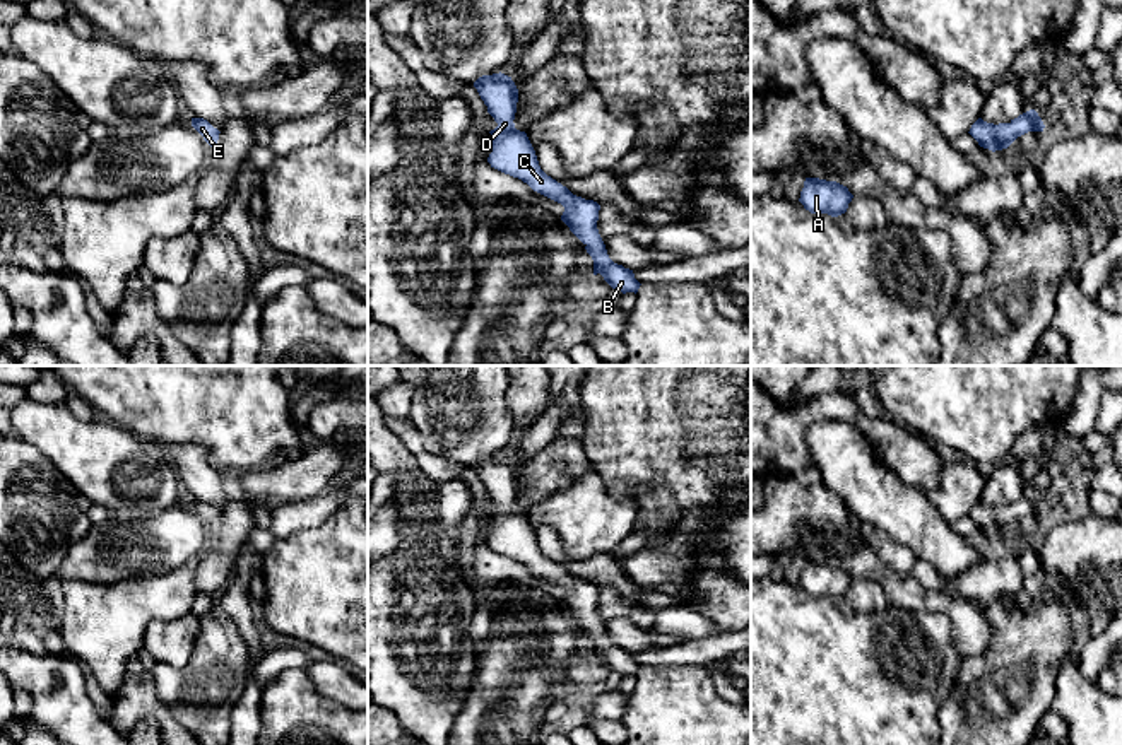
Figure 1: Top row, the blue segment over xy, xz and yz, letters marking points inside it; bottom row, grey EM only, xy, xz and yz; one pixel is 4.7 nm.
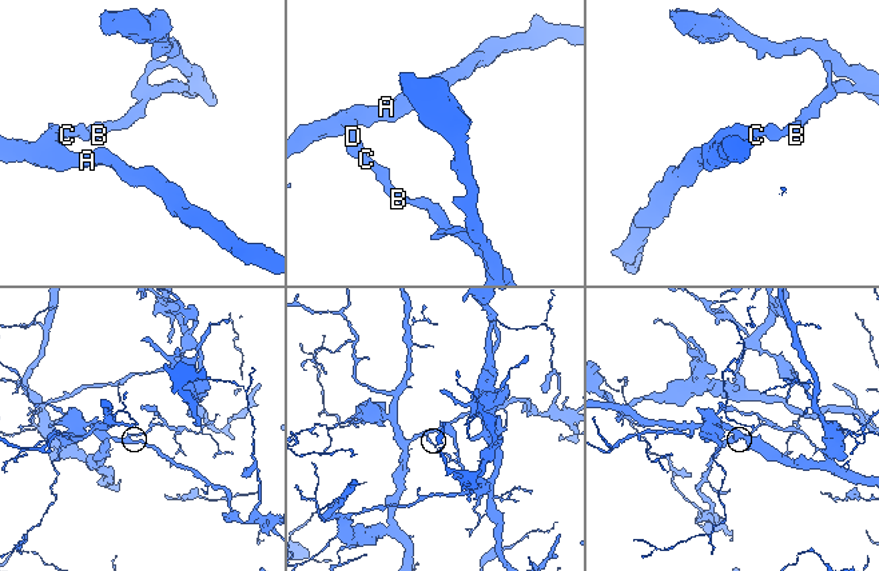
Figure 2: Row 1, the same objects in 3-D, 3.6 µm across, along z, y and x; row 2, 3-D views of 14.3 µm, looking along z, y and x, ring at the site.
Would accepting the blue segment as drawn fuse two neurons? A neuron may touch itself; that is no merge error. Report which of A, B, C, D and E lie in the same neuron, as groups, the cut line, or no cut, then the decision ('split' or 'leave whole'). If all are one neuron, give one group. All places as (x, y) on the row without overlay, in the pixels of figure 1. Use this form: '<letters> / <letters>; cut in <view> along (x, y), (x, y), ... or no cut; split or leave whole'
A B C D E; no cut; leave whole

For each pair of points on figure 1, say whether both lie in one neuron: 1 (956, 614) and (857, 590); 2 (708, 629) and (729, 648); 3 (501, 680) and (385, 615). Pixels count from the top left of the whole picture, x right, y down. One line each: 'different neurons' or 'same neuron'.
1: different neurons
2: different neurons
3: different neurons

